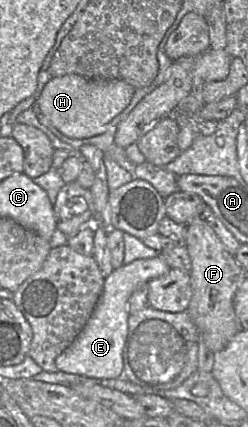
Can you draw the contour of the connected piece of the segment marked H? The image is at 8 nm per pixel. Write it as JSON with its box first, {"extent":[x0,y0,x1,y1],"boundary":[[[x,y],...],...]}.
{"extent":[33,74,135,139],"boundary":[[[67,74],[52,77],[37,96],[33,108],[43,113],[65,136],[73,139],[90,138],[105,132],[112,119],[129,105],[134,92],[135,88],[123,80],[97,80],[78,74]]]}

